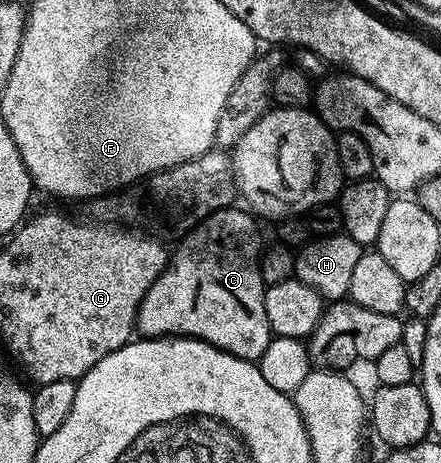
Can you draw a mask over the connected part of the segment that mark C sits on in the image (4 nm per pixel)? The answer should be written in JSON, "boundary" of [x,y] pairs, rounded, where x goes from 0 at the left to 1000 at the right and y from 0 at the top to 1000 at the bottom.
{"boundary":[[[535,451],[490,456],[406,516],[408,533],[383,555],[381,577],[349,609],[340,631],[331,631],[308,676],[308,713],[324,728],[447,730],[562,782],[580,782],[603,760],[621,724],[603,691],[603,611],[590,592],[594,529],[590,505],[580,499],[583,473],[560,451]]]}

